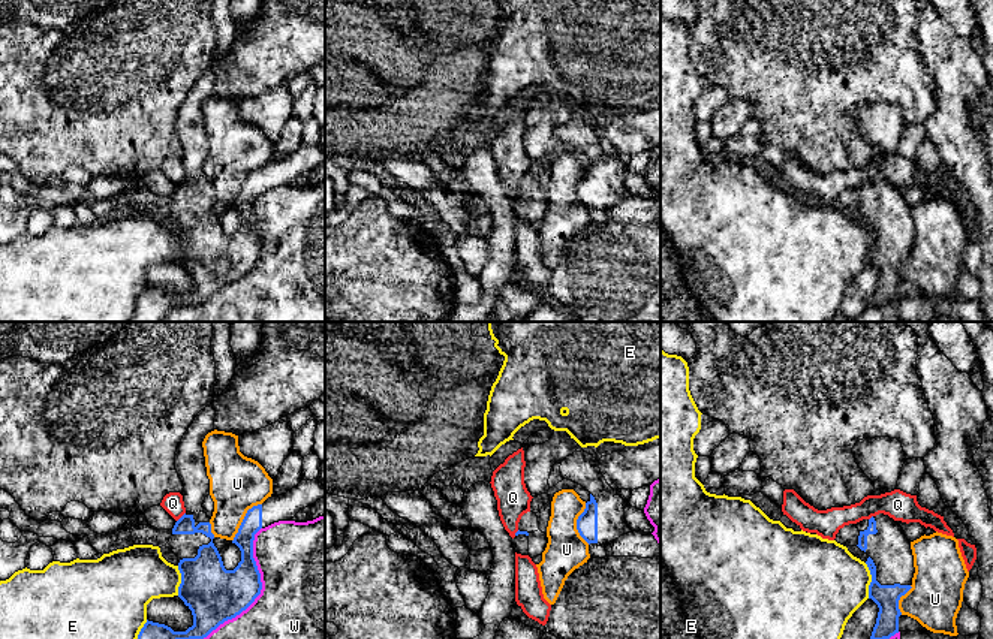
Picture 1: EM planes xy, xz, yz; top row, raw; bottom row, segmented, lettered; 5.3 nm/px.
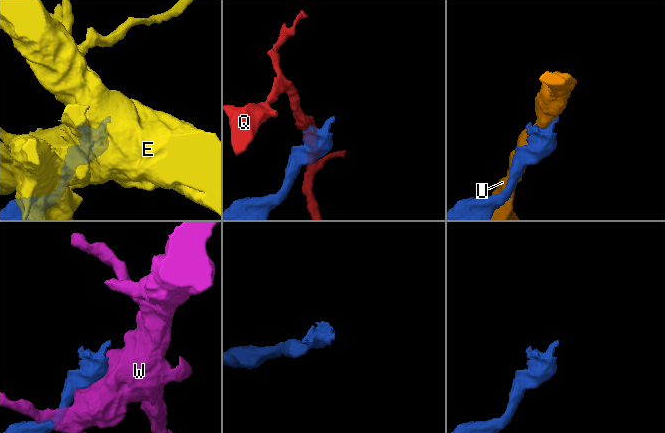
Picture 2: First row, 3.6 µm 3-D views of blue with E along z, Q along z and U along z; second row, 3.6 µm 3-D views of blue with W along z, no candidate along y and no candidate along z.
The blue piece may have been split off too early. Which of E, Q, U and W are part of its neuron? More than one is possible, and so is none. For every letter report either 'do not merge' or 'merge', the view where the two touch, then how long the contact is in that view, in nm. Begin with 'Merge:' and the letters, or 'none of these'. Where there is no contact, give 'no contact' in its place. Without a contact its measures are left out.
Merge: none of these
E: do not merge; meets blue in yz; contact 190 nm long
Q: do not merge; meets blue in xy; contact 70 nm long
U: do not merge; meets blue in xy; contact 260 nm long
W: do not merge; meets blue in xy; contact 700 nm long

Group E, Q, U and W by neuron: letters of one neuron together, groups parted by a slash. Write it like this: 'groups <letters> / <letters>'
groups E / Q / U / W

